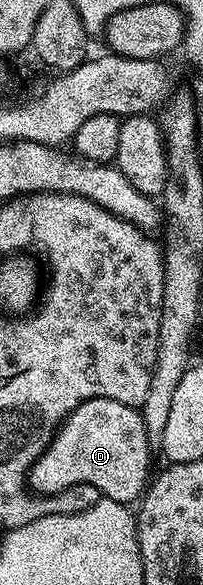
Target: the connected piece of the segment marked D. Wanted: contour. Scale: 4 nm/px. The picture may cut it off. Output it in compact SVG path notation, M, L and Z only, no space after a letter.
M90 398L78 405L64 419L64 423L49 442L47 450L34 462L34 466L28 471L28 488L33 493L45 497L53 496L55 492L61 492L70 486L89 484L97 488L103 499L131 505L143 497L150 483L150 473L153 471L152 452L154 445L148 440L146 422L142 422L139 408L114 402L114 398Z

